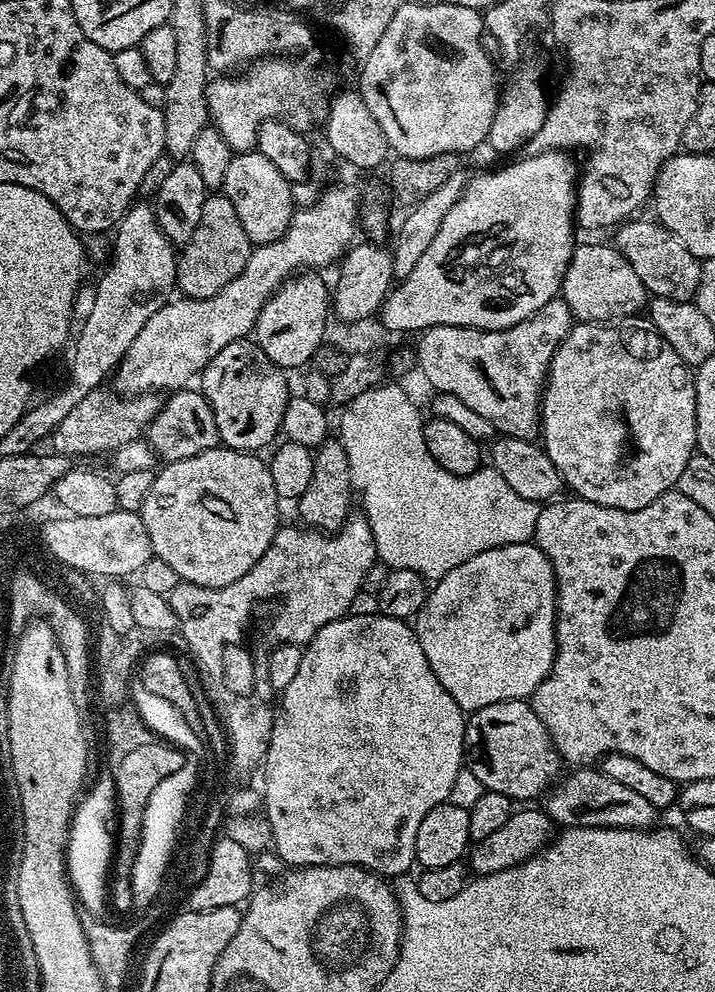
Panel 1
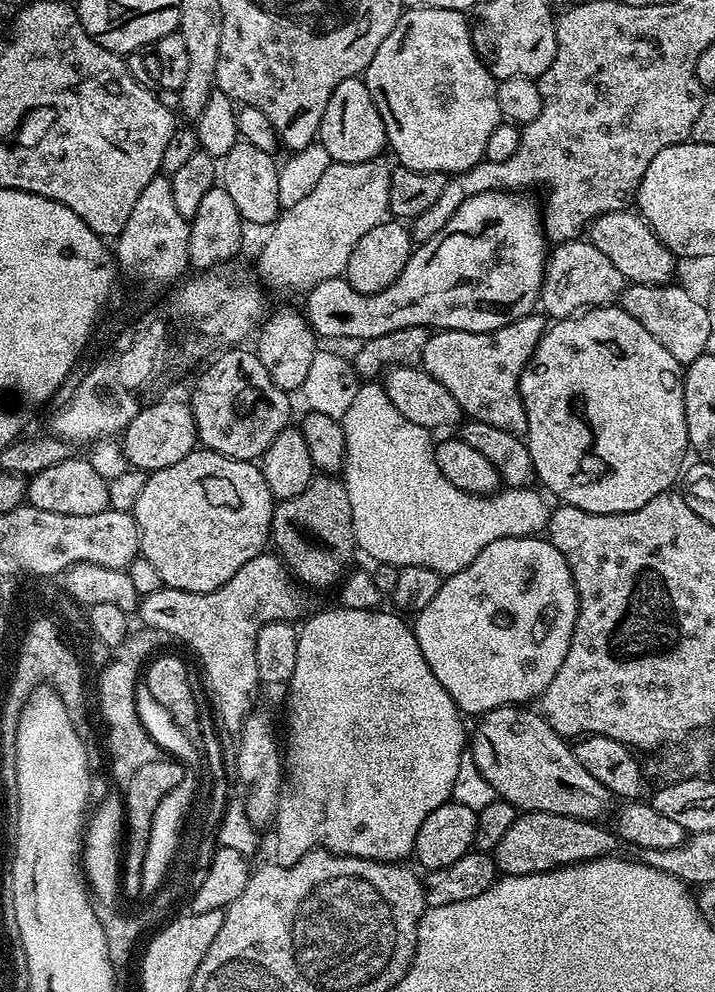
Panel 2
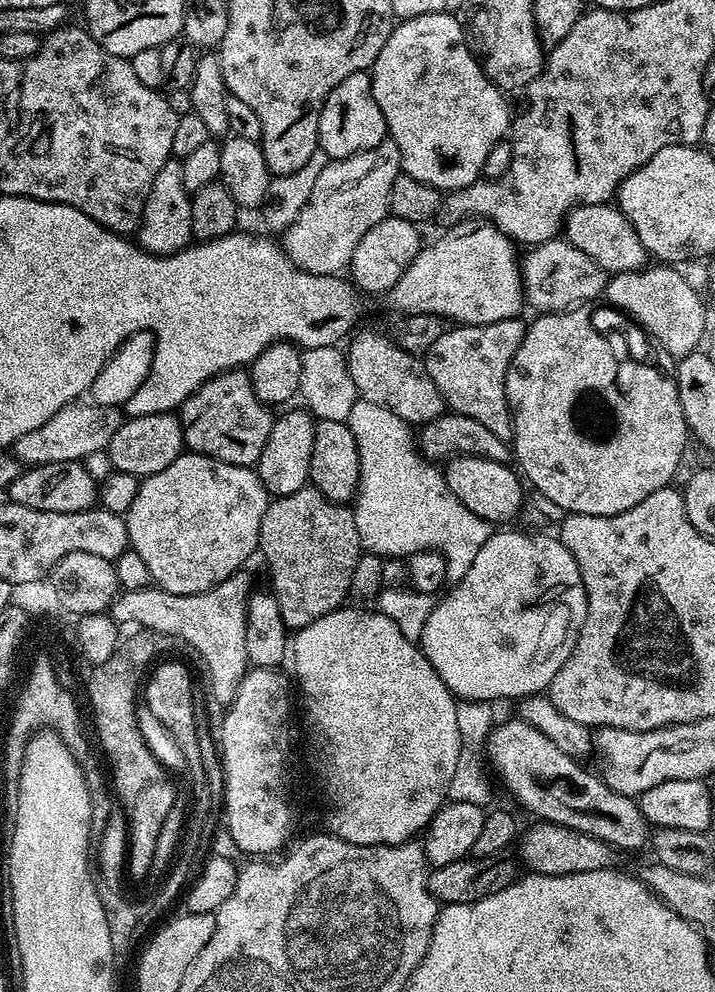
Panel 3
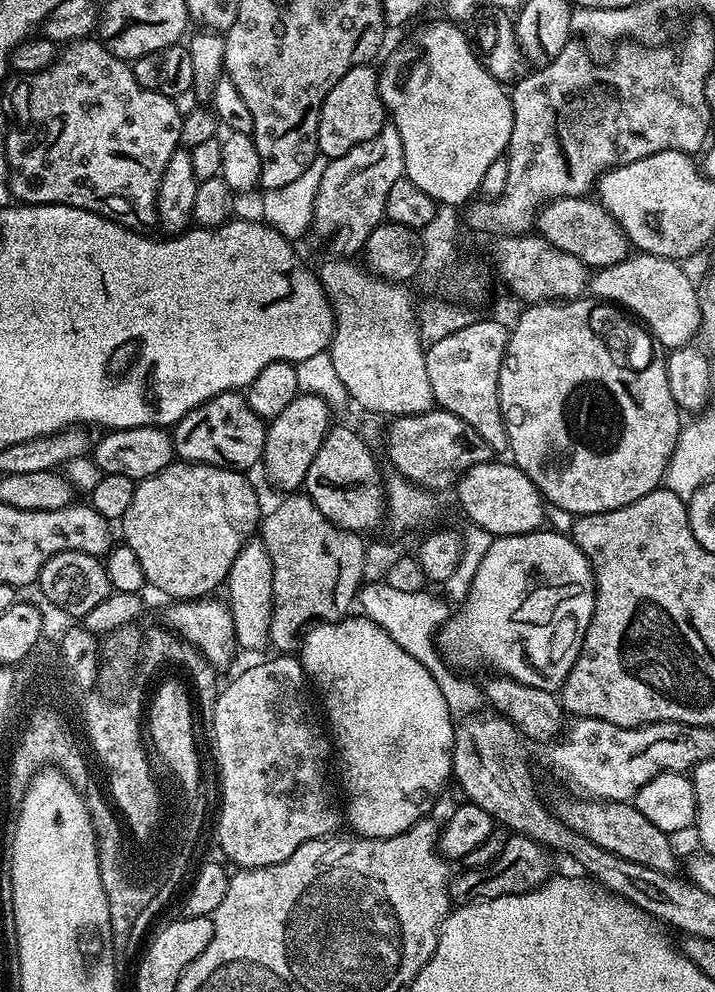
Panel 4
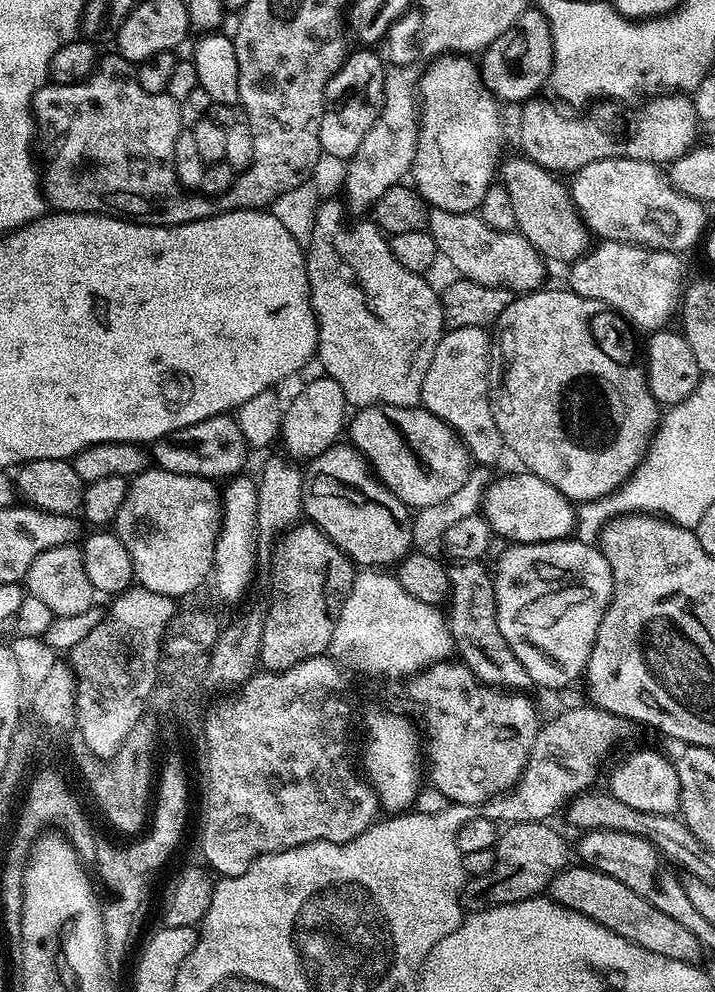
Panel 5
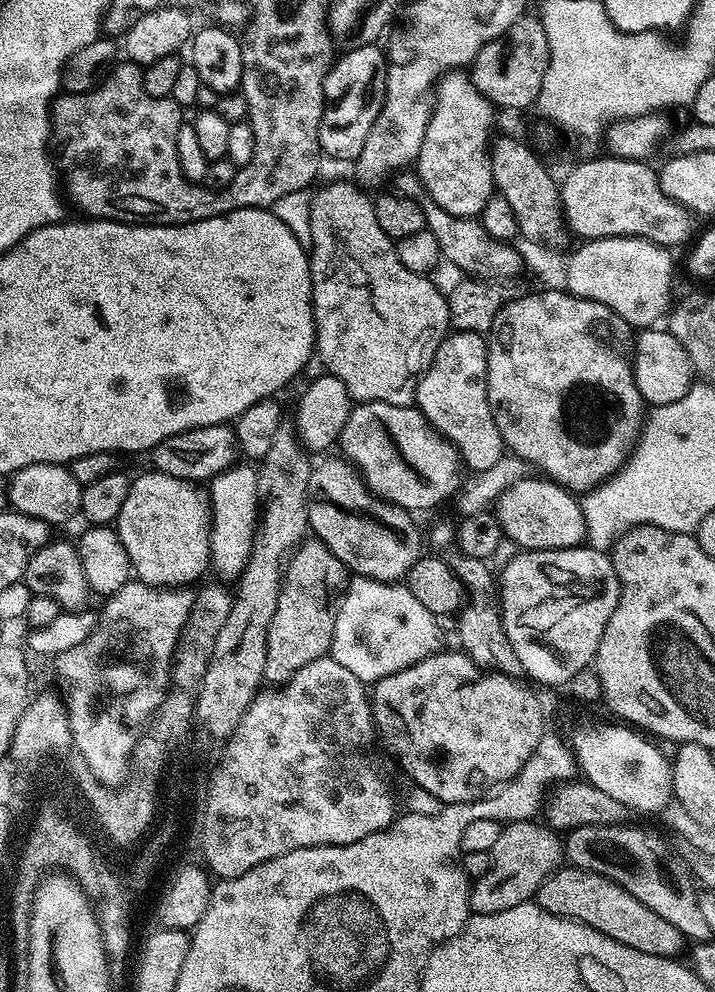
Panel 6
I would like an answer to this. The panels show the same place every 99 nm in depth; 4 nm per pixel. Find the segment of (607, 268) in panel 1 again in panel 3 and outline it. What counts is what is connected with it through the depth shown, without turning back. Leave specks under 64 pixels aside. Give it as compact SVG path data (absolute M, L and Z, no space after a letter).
M564 238L547 240L527 249L528 257L522 260L524 299L533 304L537 313L567 312L568 309L592 302L595 296L606 292L606 273L598 262L576 249Z

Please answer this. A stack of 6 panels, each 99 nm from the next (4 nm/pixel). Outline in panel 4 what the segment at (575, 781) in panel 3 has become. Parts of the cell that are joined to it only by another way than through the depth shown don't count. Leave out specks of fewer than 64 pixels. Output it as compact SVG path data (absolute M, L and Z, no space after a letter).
M576 798L564 809L559 809L558 815L570 830L582 834L582 838L590 838L594 846L602 846L602 850L610 850L630 862L638 862L642 866L650 866L650 870L658 870L667 876L677 871L678 853L673 850L668 841L668 833L658 830L646 814L636 809L635 803L618 800L593 800L591 798Z

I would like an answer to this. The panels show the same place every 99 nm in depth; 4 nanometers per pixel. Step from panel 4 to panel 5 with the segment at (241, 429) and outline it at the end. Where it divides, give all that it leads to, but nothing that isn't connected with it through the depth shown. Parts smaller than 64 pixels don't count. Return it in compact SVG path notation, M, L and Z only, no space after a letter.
M232 414L211 416L202 422L194 422L194 426L179 428L168 436L153 440L150 445L150 456L155 467L170 474L201 476L202 479L213 482L220 482L243 473L240 471L243 470L248 455L249 446L242 438L242 430L238 430L238 422Z

